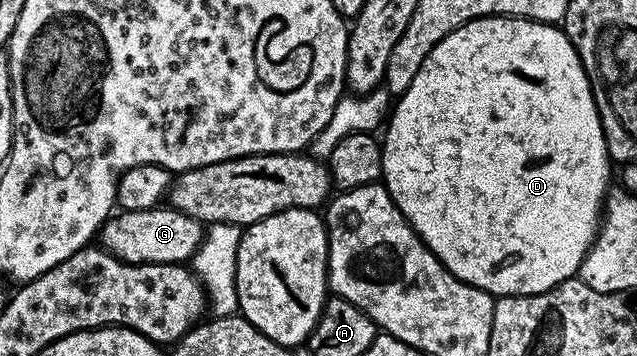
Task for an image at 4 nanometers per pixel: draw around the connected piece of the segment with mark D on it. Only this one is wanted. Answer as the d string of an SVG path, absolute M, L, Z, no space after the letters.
M480 16L478 20L451 30L451 34L447 34L447 38L438 42L431 54L423 58L419 74L411 78L411 86L407 86L402 96L396 97L388 113L384 132L381 175L385 189L391 194L397 209L404 214L405 221L441 259L441 265L455 274L455 278L481 288L496 298L546 292L564 280L574 279L580 273L581 264L589 253L589 245L597 235L599 221L603 216L603 205L610 187L611 157L585 68L581 65L575 46L565 37L560 27L540 24L537 20L525 20L522 16Z

